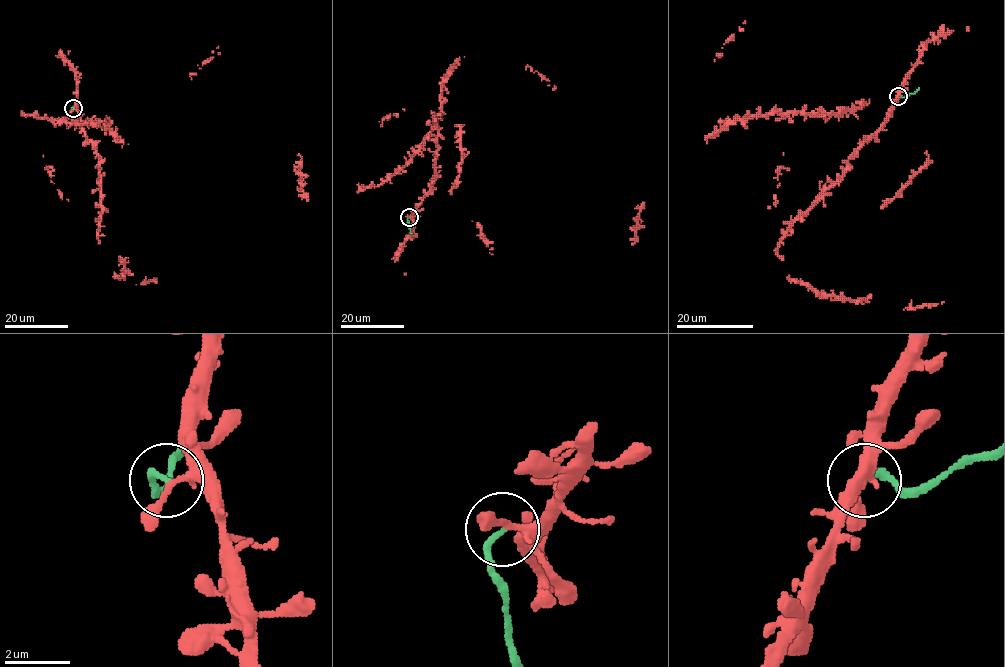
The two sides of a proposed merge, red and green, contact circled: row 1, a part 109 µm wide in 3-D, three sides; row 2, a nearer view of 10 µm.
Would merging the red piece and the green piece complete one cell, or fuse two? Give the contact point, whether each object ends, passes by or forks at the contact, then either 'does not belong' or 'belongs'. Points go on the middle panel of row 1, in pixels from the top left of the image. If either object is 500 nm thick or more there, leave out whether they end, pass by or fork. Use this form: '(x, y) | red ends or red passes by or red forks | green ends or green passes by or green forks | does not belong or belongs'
(409, 217) | red passes by | green ends | does not belong

